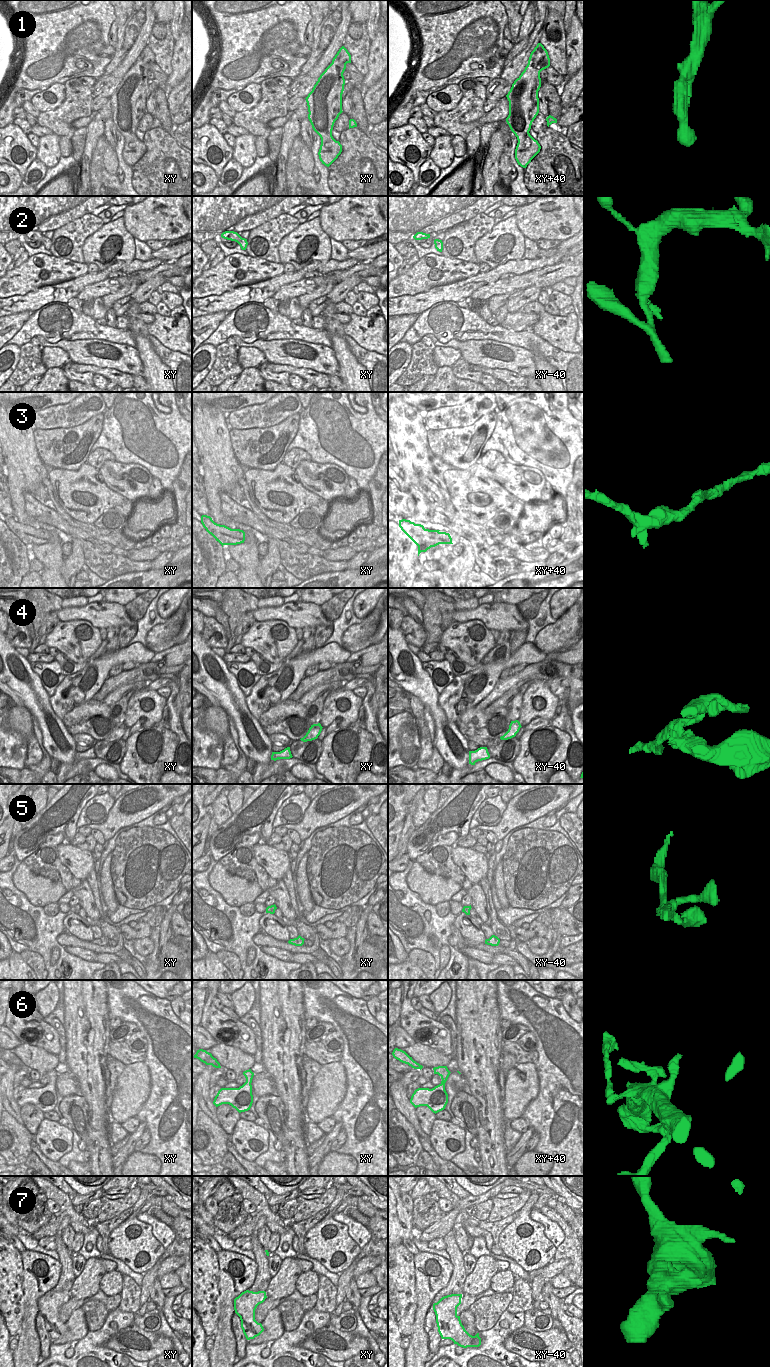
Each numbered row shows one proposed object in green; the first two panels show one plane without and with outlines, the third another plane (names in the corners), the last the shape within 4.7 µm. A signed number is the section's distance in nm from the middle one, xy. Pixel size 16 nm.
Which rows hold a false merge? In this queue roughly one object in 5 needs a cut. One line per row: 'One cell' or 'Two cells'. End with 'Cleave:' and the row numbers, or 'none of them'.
1: One cell
2: One cell
3: Two cells
4: One cell
5: One cell
6: One cell
7: One cell
Cleave: 3.

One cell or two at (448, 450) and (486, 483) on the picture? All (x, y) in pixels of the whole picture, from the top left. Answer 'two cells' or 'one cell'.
two cells

